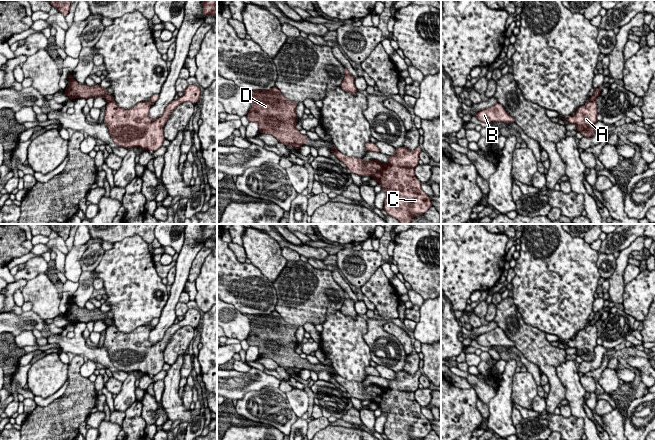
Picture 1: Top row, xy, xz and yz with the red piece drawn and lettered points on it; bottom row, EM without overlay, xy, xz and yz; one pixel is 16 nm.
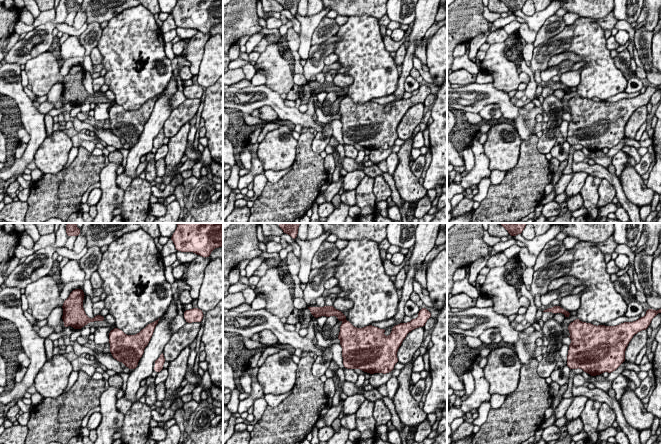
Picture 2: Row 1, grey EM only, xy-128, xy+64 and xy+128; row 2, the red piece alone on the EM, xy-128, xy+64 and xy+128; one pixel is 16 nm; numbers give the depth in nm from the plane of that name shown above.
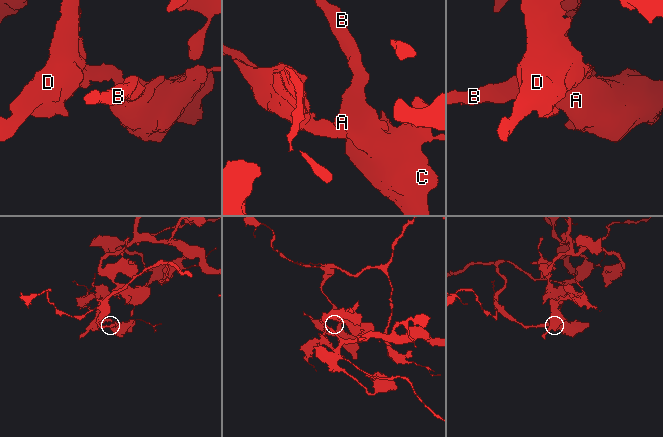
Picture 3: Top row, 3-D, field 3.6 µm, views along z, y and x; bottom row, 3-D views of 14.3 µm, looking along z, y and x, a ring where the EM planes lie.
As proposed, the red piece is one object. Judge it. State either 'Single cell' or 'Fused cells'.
Fused cells

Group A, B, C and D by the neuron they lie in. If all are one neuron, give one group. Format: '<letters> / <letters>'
A B C / D

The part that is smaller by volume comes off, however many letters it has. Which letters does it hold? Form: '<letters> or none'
D

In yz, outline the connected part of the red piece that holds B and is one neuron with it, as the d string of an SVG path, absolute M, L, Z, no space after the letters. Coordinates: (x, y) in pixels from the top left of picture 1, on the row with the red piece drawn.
M496 103L490 108L481 110L474 115L478 120L484 123L492 122L515 122L514 117L510 116L500 103Z

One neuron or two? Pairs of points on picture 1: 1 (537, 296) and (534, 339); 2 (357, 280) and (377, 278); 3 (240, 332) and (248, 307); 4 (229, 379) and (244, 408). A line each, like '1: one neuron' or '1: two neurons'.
1: two neurons
2: two neurons
3: two neurons
4: two neurons

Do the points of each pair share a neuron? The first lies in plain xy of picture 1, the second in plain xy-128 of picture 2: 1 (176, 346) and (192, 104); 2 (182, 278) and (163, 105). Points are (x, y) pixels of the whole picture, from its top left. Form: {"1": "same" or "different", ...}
{"1": "same", "2": "same"}

